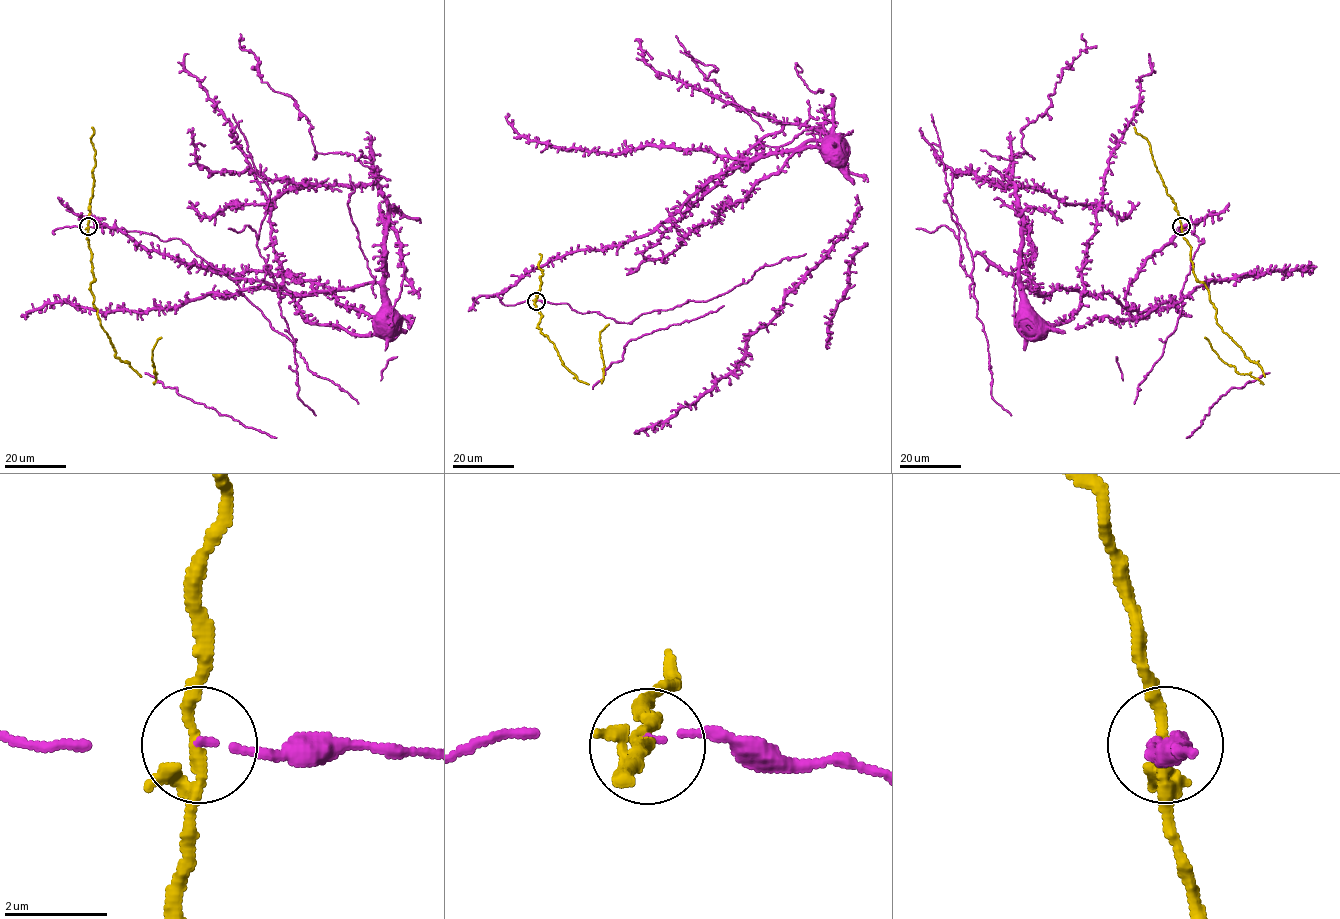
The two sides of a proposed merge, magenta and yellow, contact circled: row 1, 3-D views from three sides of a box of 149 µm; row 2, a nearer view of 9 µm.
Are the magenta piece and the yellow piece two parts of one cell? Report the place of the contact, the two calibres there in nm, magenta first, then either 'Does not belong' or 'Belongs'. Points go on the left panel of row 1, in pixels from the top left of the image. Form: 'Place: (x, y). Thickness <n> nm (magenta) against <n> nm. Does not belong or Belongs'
Place: (88, 226). Thickness 120 nm (magenta) against 180 nm. Does not belong

